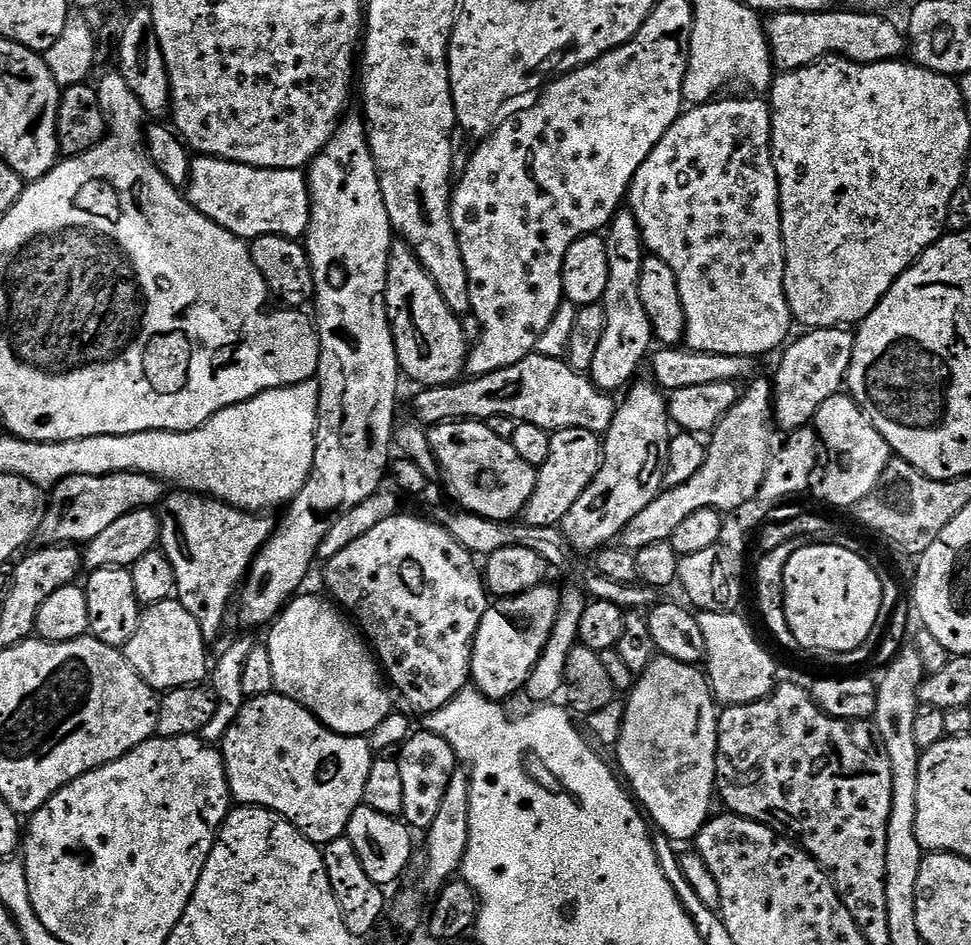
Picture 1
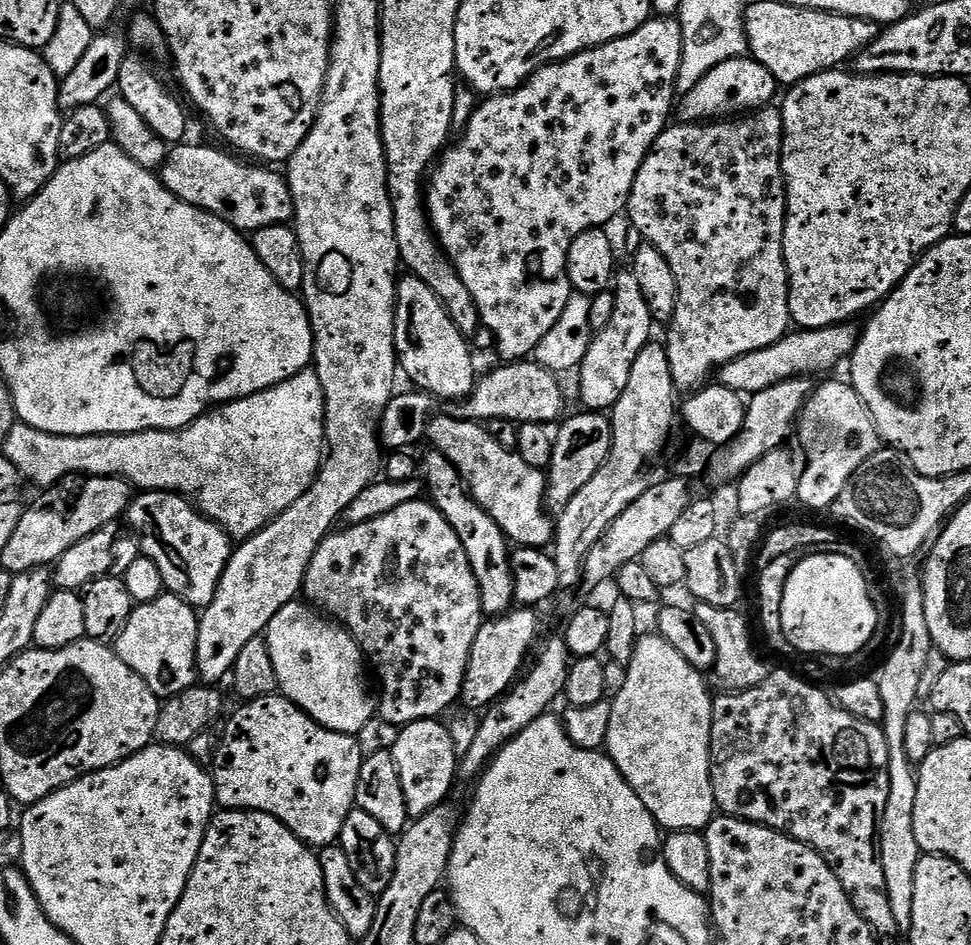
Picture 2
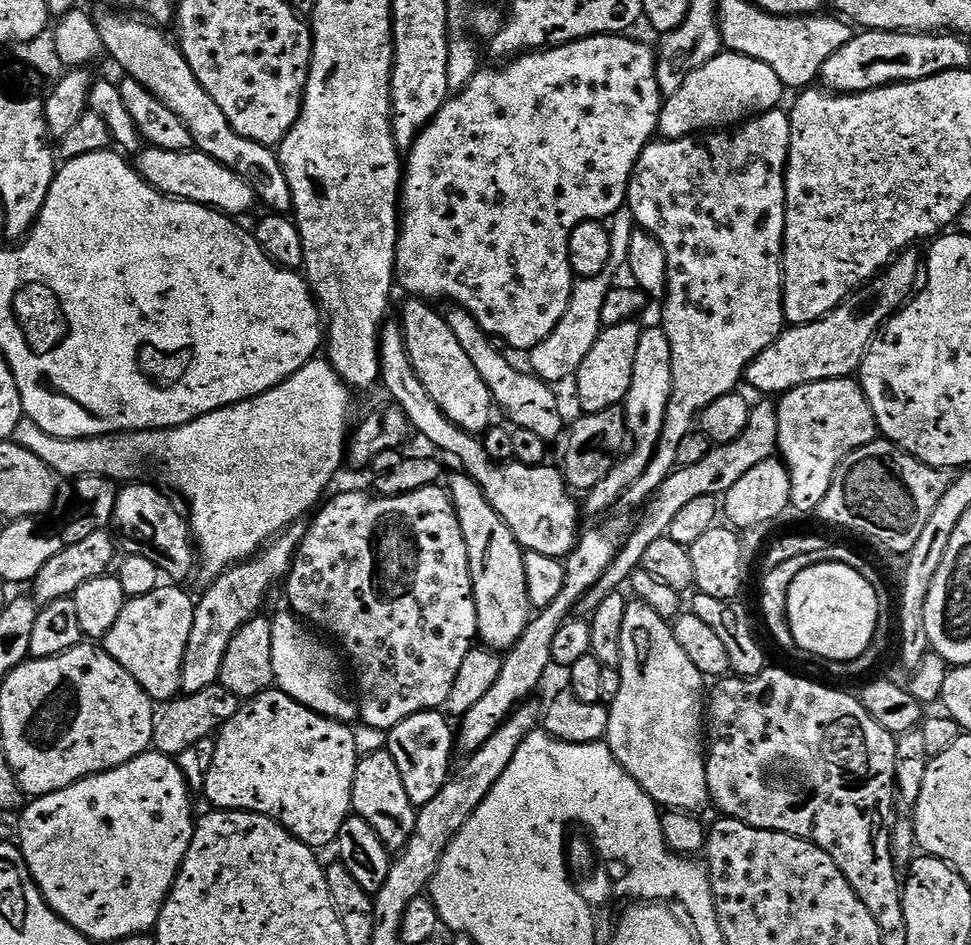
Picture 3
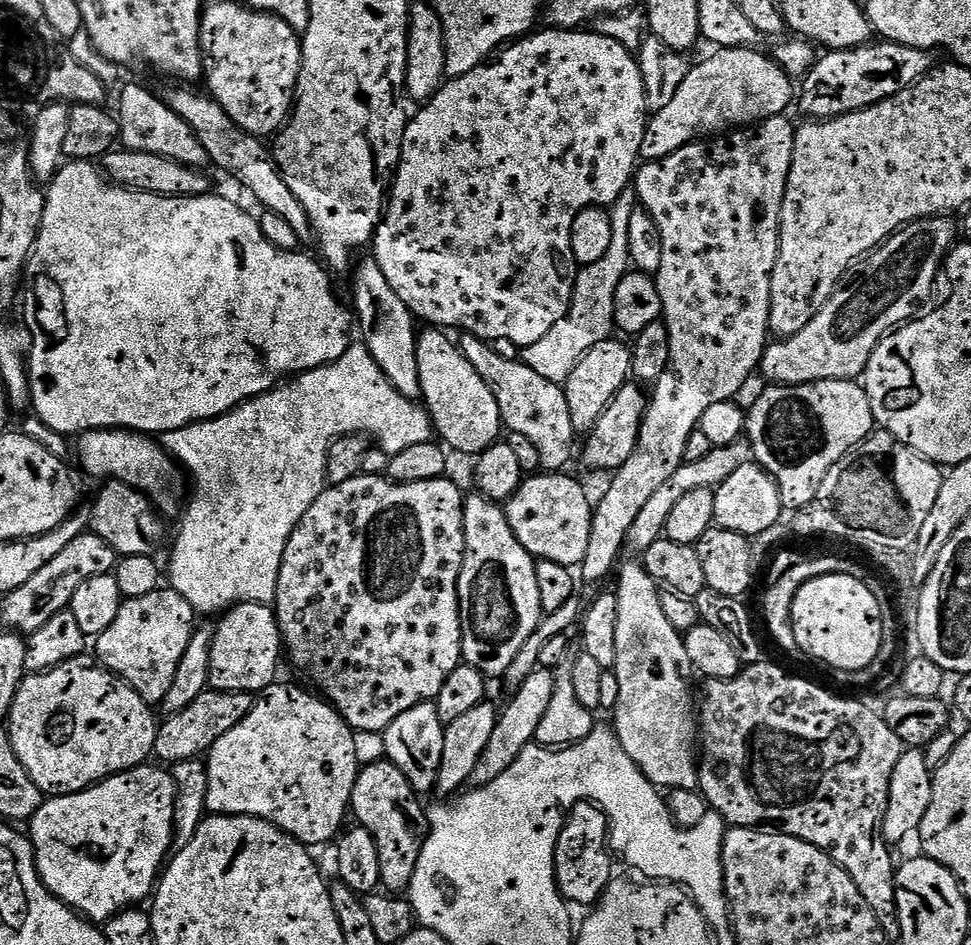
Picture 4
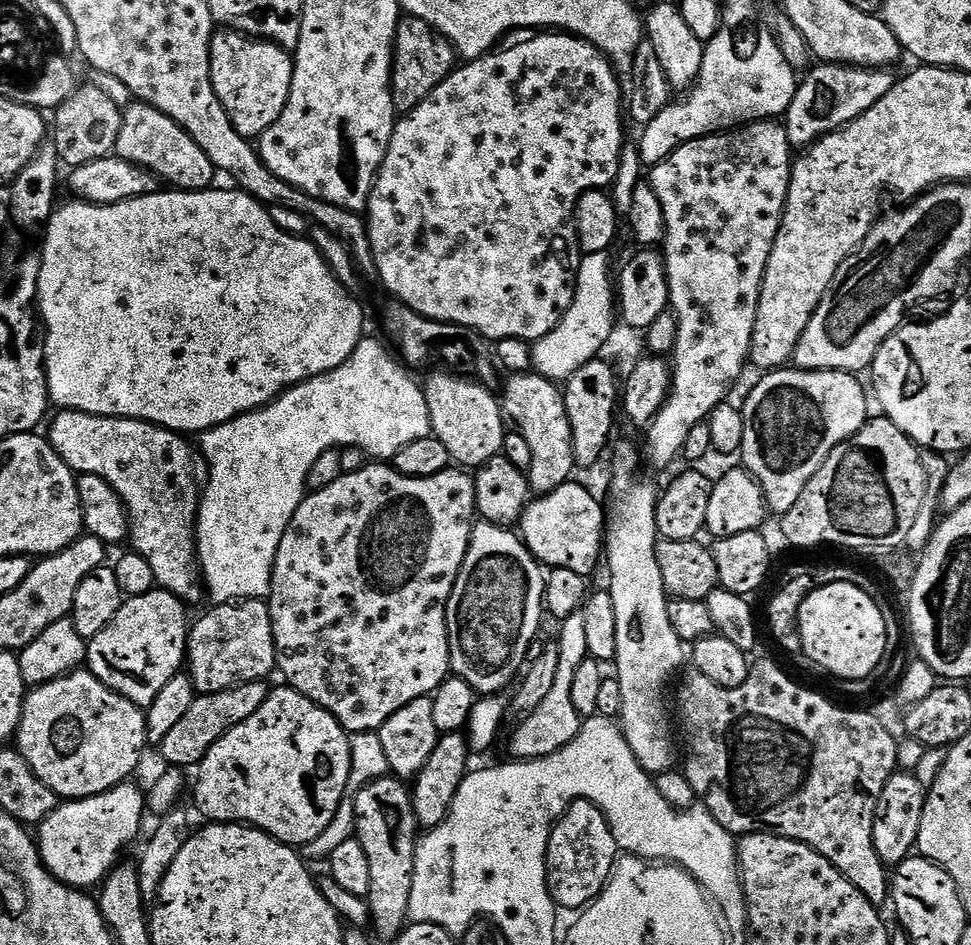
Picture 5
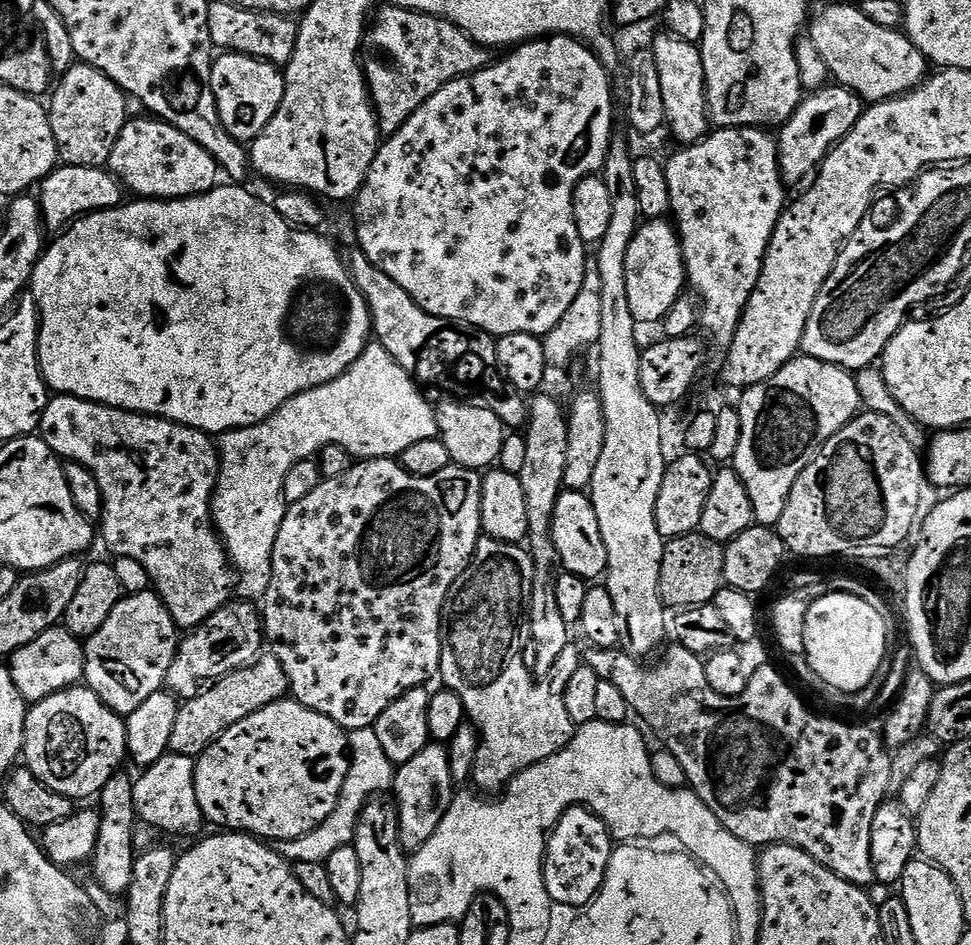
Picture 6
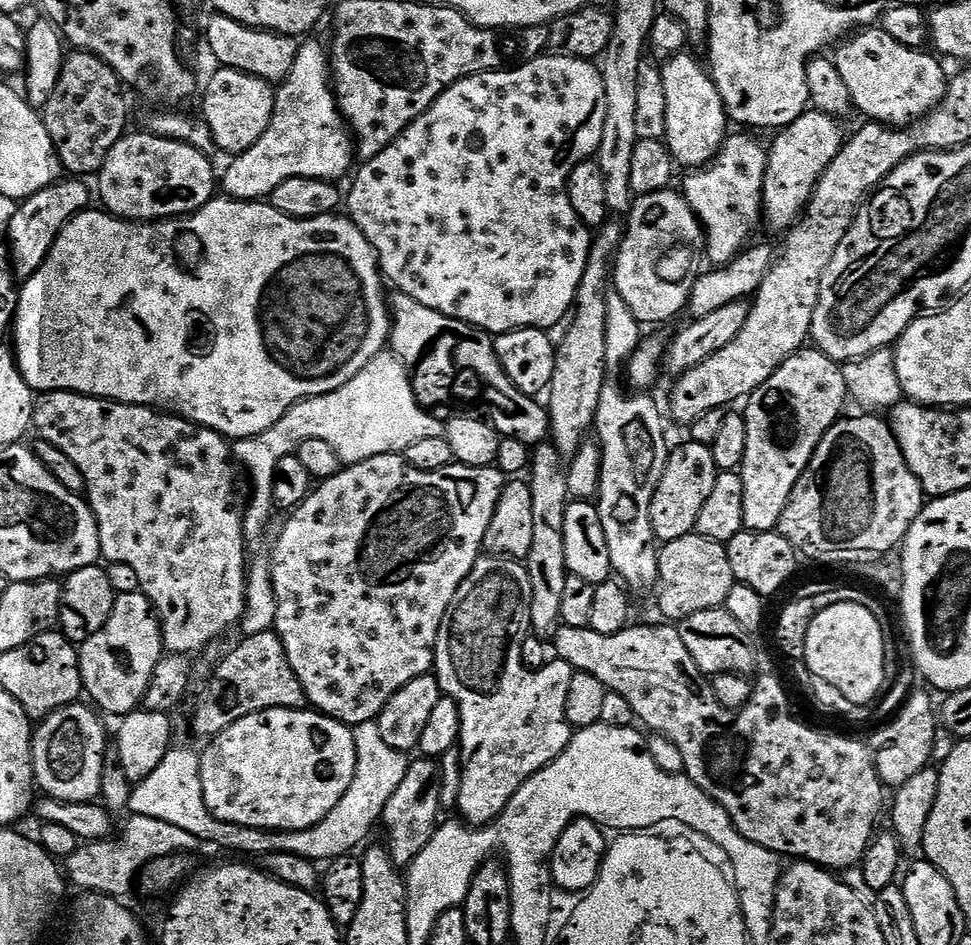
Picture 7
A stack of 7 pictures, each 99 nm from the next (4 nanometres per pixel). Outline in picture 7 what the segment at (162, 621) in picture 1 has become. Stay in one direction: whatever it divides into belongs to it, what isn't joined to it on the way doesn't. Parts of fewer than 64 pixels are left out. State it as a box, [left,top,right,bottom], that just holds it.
[78,591,166,718]

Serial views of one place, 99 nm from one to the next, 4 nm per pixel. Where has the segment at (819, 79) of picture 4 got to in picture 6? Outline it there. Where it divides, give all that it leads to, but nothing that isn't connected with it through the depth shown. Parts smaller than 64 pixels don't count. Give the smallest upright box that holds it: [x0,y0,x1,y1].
[779,86,865,185]

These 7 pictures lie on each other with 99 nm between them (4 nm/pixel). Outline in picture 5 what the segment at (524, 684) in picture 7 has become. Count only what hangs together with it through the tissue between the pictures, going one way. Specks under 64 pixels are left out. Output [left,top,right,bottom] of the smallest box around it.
[448,523,589,760]

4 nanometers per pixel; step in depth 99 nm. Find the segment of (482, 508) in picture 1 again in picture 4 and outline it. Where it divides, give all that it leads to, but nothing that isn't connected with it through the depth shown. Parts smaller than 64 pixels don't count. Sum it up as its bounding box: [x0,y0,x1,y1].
[352,255,594,569]

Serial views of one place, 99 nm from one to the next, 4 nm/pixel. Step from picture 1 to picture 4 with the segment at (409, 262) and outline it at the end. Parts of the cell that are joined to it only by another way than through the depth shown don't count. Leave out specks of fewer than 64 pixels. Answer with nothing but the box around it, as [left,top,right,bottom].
[416,331,502,458]

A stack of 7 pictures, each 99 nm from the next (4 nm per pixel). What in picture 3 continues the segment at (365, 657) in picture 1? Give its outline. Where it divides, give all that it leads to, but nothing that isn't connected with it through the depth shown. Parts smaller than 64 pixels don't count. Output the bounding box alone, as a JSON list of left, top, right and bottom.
[270,610,358,725]

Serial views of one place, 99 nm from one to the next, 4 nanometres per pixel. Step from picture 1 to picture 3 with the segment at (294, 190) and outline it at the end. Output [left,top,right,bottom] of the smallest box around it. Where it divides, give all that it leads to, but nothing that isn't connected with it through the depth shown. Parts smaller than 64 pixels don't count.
[134,146,257,218]

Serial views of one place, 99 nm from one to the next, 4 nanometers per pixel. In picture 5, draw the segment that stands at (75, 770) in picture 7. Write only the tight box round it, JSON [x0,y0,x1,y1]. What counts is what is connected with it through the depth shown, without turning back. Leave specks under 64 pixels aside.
[18,670,146,800]

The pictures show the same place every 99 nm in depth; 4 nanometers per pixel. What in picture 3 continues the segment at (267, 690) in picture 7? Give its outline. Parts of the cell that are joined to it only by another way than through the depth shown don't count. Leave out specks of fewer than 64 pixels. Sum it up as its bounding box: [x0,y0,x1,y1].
[152,683,242,758]

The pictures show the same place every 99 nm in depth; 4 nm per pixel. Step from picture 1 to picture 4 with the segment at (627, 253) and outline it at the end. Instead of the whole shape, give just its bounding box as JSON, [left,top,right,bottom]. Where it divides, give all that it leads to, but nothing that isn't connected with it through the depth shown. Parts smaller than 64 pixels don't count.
[562,338,632,434]

